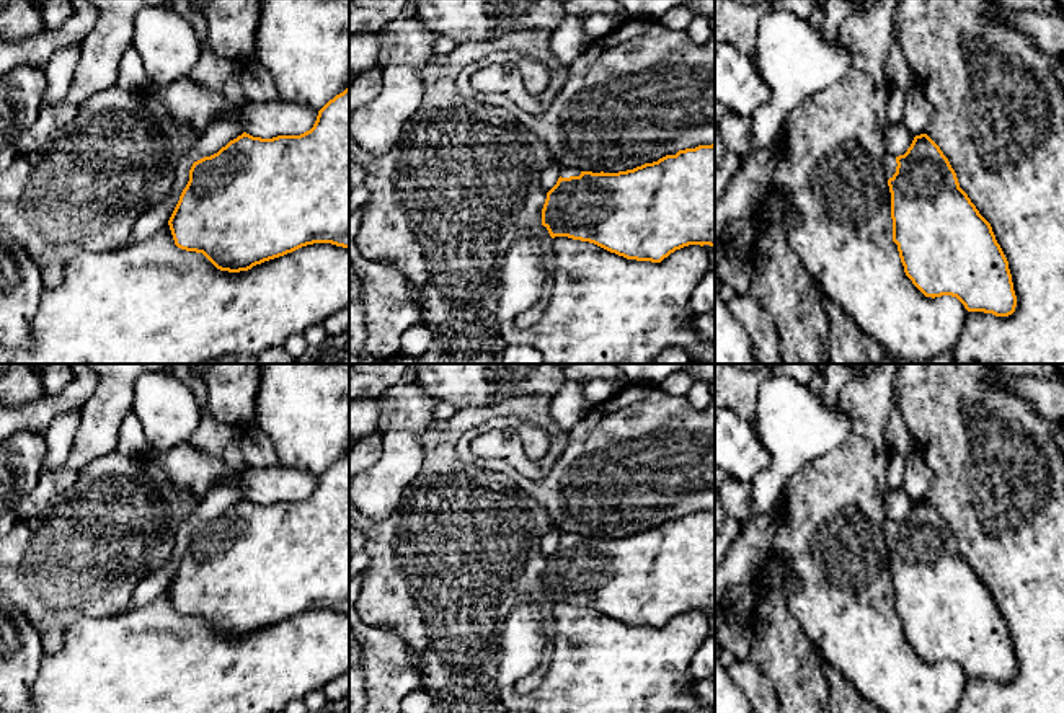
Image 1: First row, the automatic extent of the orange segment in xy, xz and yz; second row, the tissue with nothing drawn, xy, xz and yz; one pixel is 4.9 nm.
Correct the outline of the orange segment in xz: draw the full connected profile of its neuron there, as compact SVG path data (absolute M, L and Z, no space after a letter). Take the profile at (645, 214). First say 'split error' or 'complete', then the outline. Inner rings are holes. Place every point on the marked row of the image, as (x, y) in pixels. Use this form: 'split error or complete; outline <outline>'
split error; outline M715 144L618 173L560 166L560 178L547 193L542 225L552 238L589 241L636 261L661 263L689 245L715 248Z

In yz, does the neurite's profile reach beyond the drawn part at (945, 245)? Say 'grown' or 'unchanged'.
grown

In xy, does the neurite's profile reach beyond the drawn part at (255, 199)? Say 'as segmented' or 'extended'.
as segmented

